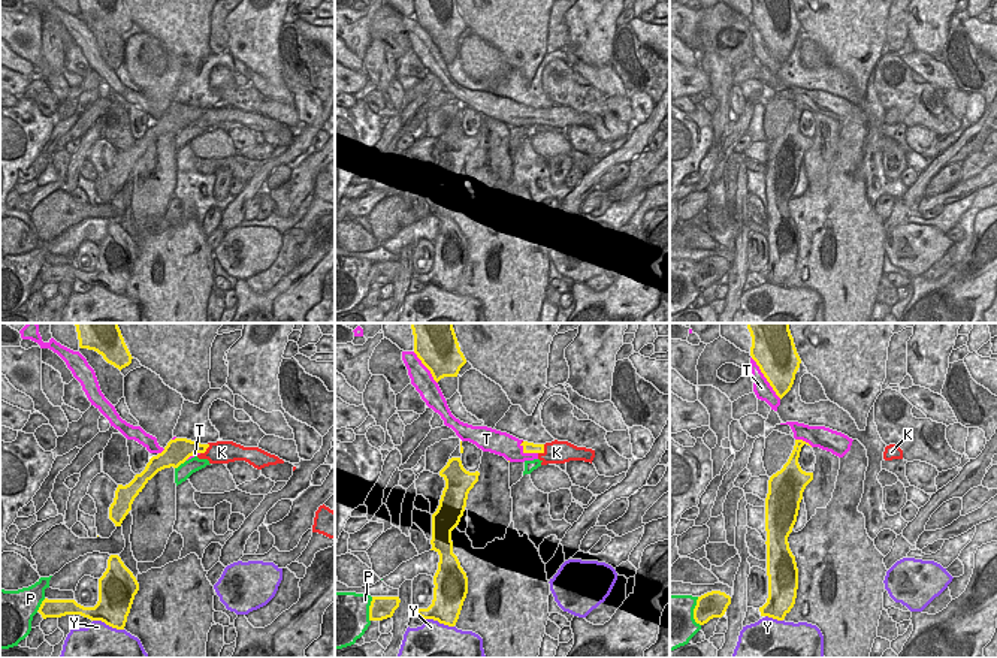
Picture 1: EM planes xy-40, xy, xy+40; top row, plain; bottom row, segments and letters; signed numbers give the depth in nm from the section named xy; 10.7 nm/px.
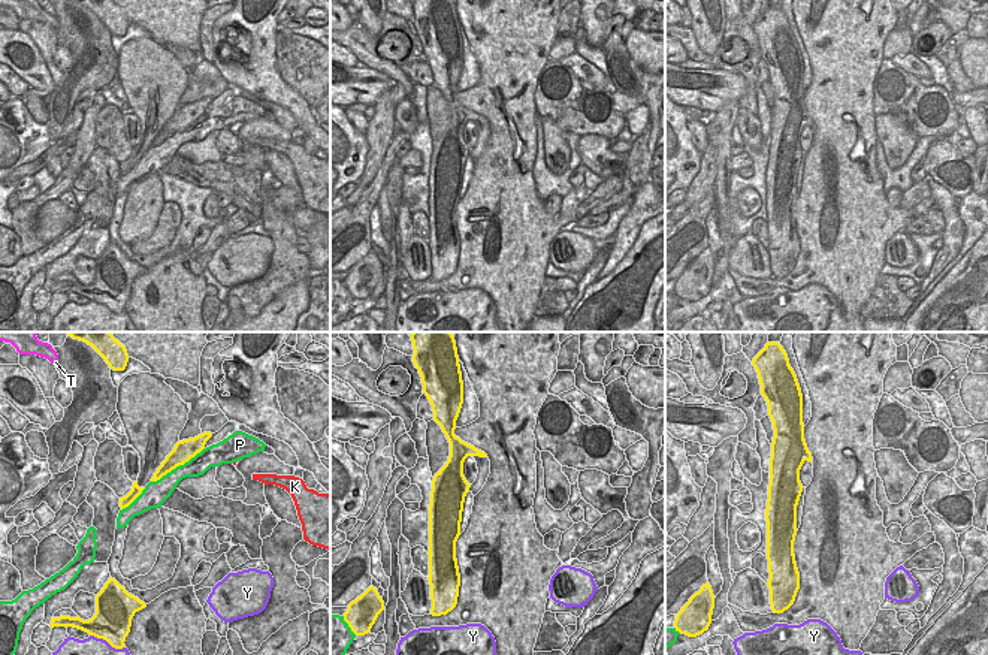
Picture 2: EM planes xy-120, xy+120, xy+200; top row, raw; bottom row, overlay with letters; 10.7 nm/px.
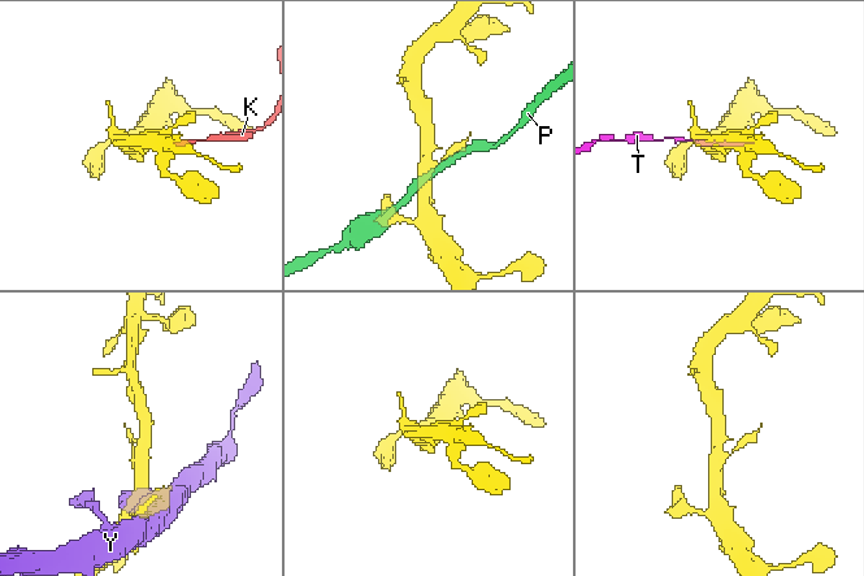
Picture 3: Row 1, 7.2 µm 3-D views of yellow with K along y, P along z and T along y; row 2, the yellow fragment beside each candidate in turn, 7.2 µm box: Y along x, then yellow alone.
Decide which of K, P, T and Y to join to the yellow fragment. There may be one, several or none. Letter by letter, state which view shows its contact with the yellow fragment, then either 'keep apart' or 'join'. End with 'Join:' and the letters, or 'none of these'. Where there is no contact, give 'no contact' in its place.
K: contact in xy; keep apart
P: contact in xy+40; keep apart
T: contact in xy+40; keep apart
Y: contact in xy-40; keep apart
Join: none of these

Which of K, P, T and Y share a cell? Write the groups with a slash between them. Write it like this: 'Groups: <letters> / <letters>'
Groups: K T / P / Y

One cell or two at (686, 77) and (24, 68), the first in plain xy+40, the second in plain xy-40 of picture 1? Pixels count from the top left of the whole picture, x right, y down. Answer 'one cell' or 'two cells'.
two cells

